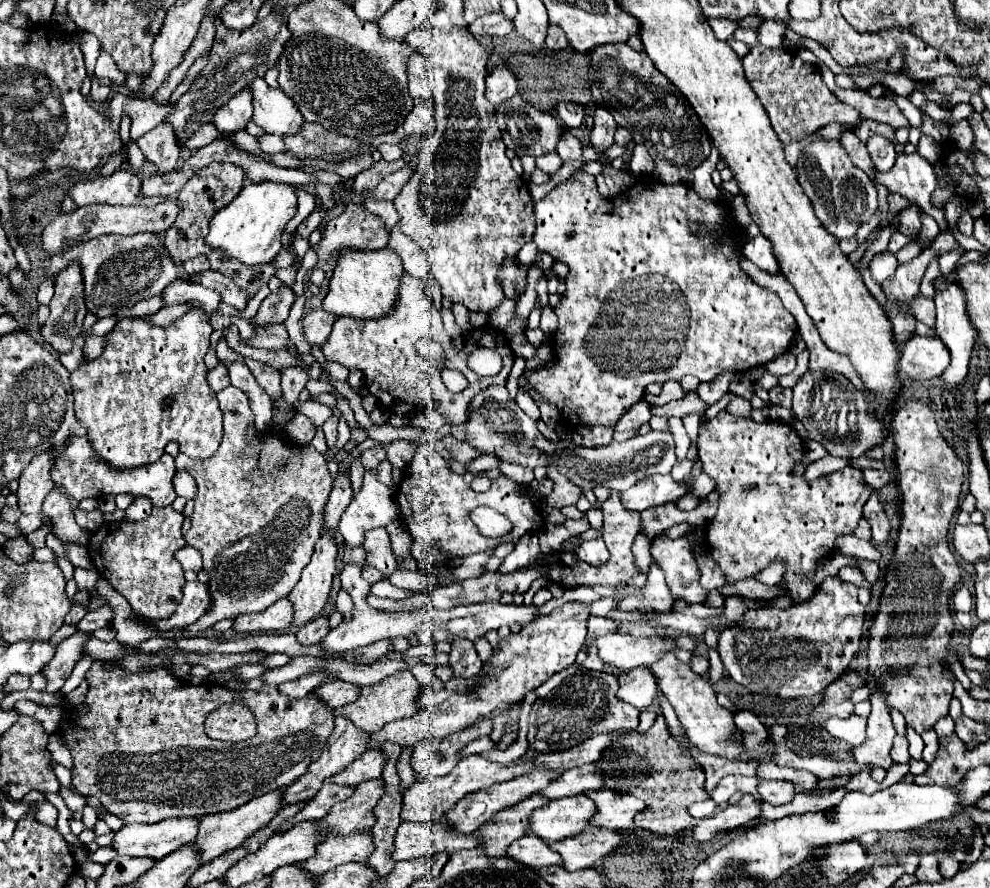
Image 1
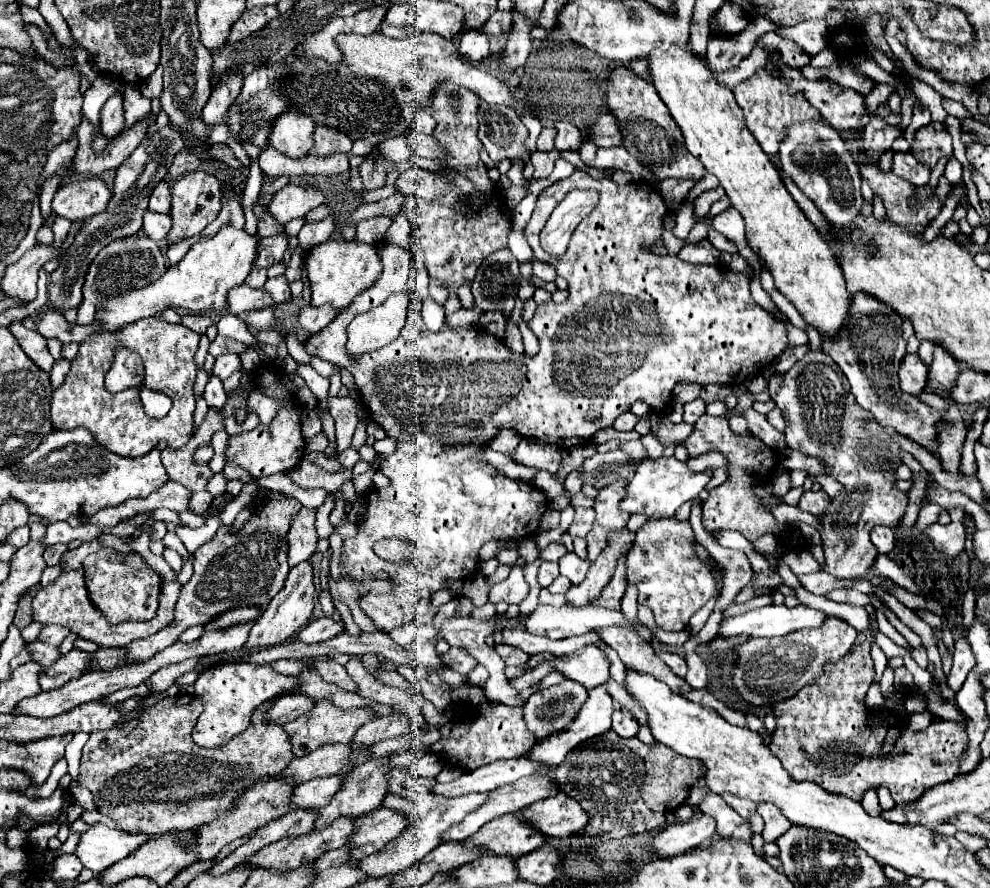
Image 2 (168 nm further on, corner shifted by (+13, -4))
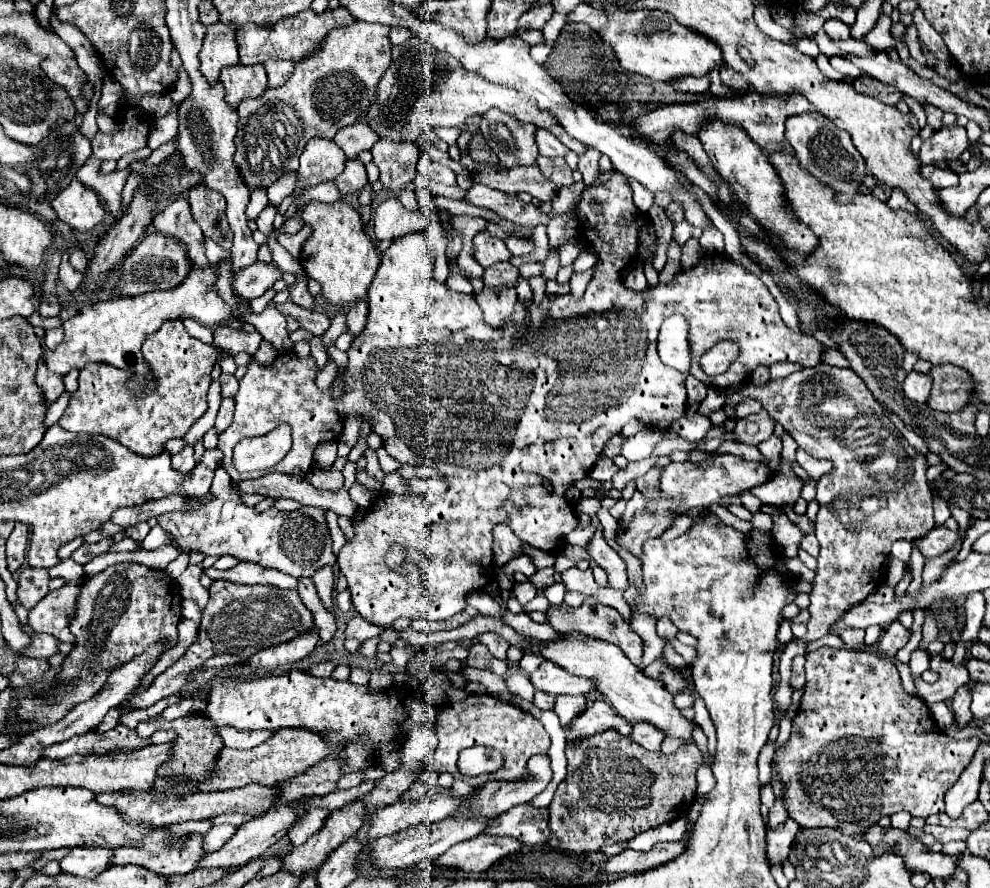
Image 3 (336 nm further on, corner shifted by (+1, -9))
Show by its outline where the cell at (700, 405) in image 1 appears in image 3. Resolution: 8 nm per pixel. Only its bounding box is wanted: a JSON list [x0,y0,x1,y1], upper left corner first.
[603,434,627,458]

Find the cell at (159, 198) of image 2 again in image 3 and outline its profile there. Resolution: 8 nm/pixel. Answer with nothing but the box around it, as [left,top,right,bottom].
[153,198,205,264]

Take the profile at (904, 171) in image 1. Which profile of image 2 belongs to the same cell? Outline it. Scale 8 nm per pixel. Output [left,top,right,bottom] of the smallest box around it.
[893,153,931,187]

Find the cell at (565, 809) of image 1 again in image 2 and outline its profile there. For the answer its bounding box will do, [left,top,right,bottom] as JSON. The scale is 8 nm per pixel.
[461,813,545,857]

